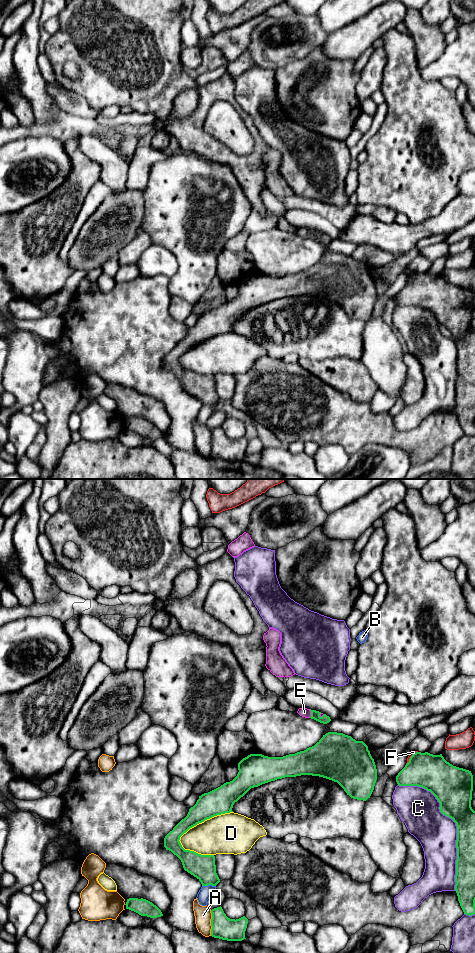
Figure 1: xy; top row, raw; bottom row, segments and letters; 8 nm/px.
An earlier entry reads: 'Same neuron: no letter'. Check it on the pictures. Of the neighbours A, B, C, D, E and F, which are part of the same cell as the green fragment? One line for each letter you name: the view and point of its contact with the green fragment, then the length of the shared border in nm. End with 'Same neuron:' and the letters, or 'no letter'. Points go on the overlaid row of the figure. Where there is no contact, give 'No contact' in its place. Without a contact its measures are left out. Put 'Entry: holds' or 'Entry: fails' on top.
Entry: fails
E: Touches green at xy (311, 713). Shared border 70 nm
Same neuron: E

